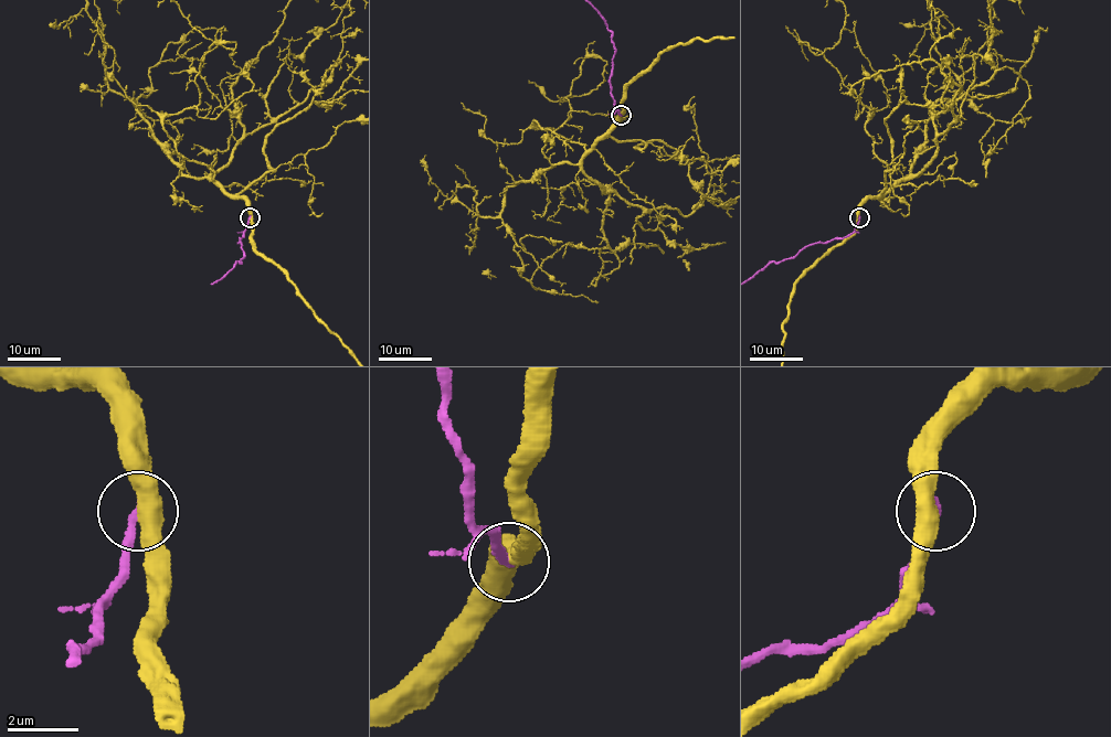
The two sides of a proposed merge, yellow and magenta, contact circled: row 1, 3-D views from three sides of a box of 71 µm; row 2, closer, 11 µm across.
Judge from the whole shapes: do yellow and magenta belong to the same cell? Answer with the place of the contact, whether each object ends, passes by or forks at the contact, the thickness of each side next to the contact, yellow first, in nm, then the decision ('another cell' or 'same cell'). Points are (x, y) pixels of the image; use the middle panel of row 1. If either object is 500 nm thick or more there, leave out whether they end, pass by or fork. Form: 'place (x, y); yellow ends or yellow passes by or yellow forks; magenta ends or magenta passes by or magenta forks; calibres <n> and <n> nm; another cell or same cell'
place (621, 115); yellow passes by; magenta ends; calibres 480 and 280 nm; same cell

